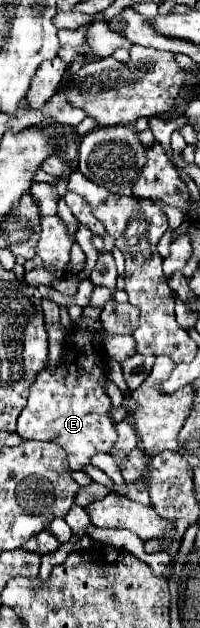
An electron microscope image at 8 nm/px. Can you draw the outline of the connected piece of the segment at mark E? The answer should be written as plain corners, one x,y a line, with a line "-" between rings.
80,317
80,321
74,323
70,333
66,335
64,343
70,343
70,345
64,345
64,357
62,357
60,365
54,371
50,371
46,367
44,371
40,371
36,375
36,379
34,379
34,383
30,387
28,405
24,407
24,411
18,417
16,433
22,439
36,439
36,441
54,441
54,443
58,443
66,451
66,459
68,459
72,471
80,471
82,467
90,465
90,457
94,457
98,453
110,453
114,449
116,439
118,439
116,421
110,417
112,401
110,401
110,397
106,395
106,389
104,389
106,375
108,375
108,359
104,355
106,335
108,333
102,329
102,321

